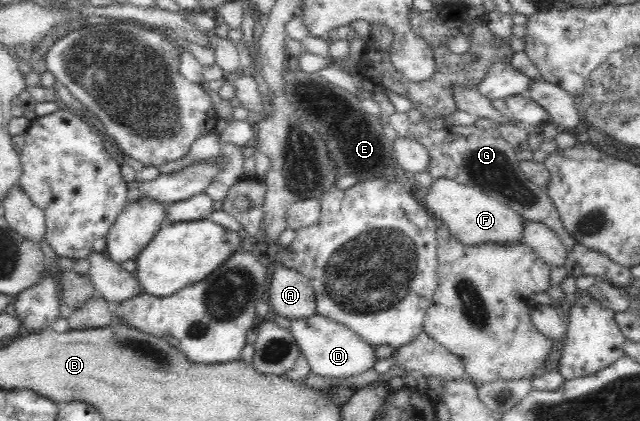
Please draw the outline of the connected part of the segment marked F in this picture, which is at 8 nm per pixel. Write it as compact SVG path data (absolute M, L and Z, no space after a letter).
M438 177L428 186L425 203L430 213L447 225L453 237L465 245L516 242L522 238L522 217L507 207L504 201L475 186L469 187L447 177Z

